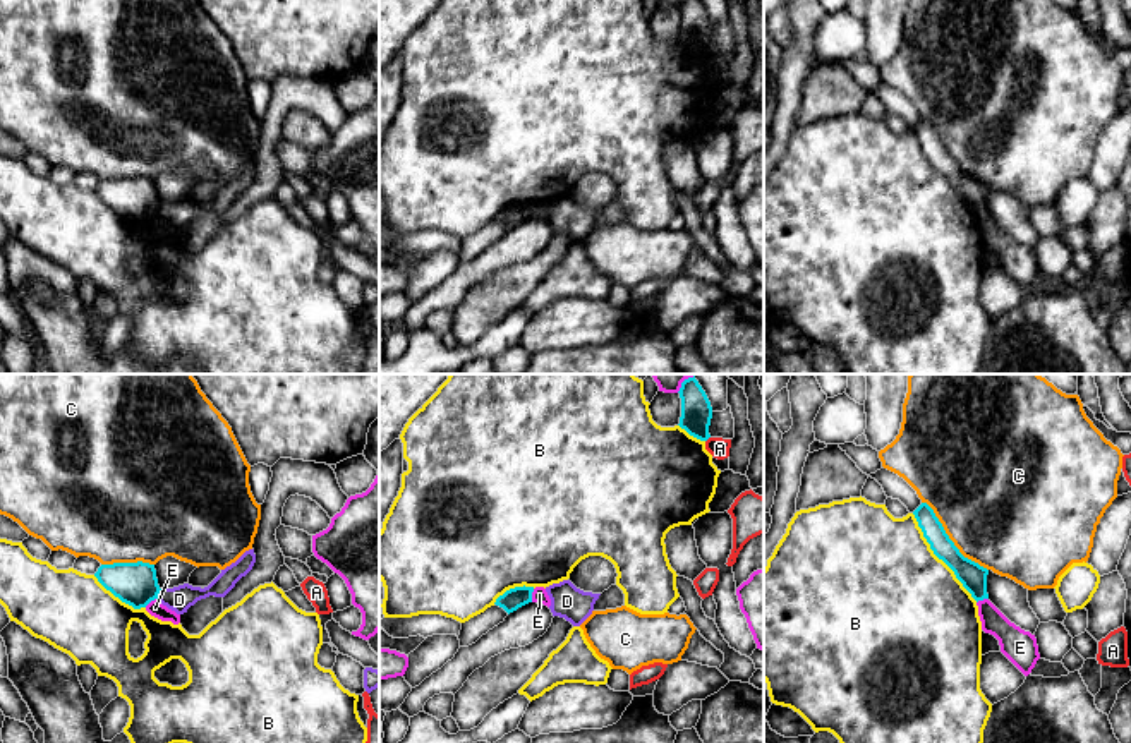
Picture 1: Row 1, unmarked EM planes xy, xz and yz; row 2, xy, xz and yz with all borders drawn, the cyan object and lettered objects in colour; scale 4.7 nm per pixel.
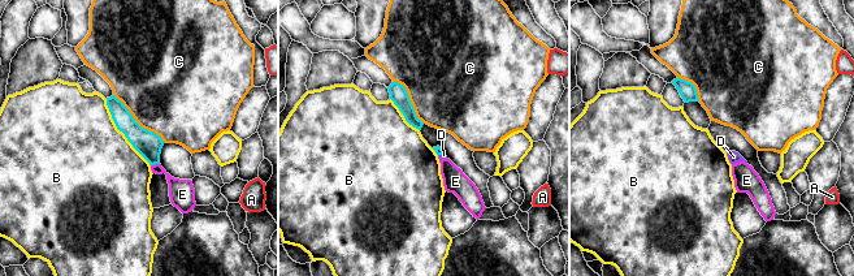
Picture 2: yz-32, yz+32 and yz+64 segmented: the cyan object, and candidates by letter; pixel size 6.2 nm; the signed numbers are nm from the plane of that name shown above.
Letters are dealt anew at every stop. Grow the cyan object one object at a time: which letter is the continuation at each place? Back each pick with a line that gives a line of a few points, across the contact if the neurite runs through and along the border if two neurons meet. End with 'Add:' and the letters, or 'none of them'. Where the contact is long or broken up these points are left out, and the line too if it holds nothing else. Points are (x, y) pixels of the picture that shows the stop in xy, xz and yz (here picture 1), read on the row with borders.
Add: none of them

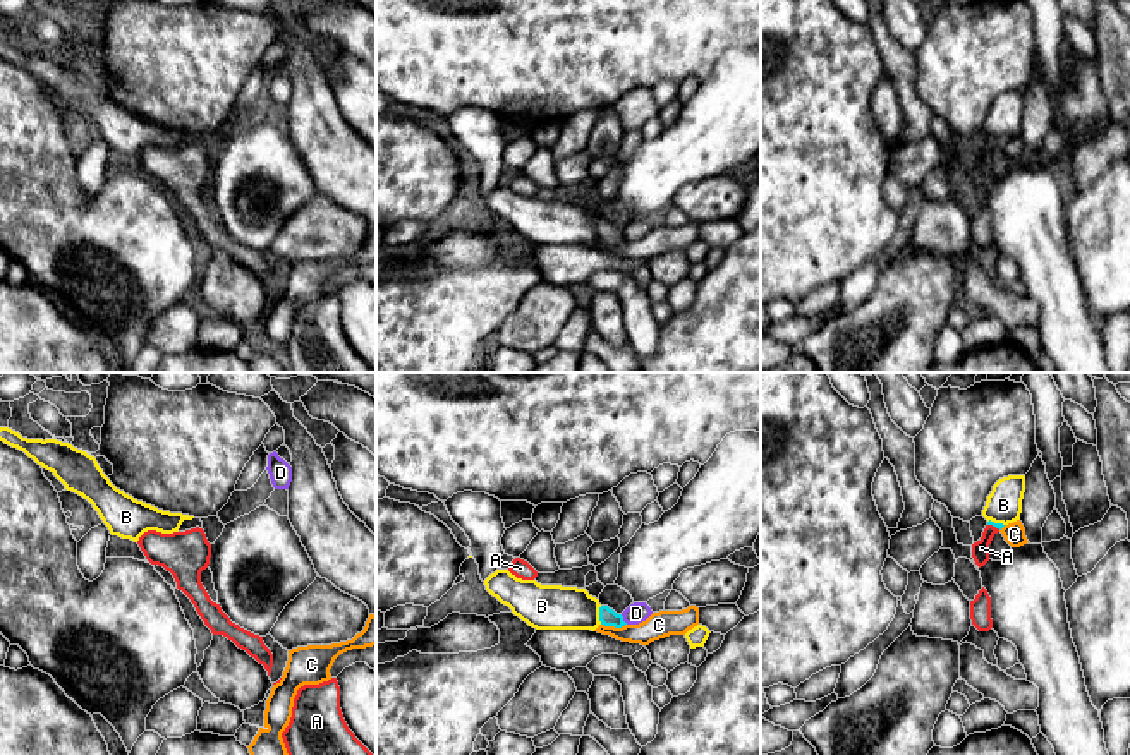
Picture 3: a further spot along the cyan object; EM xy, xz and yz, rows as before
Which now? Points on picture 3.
A: Line: yz (998, 525), (995, 525), (981, 548)
Add: A

